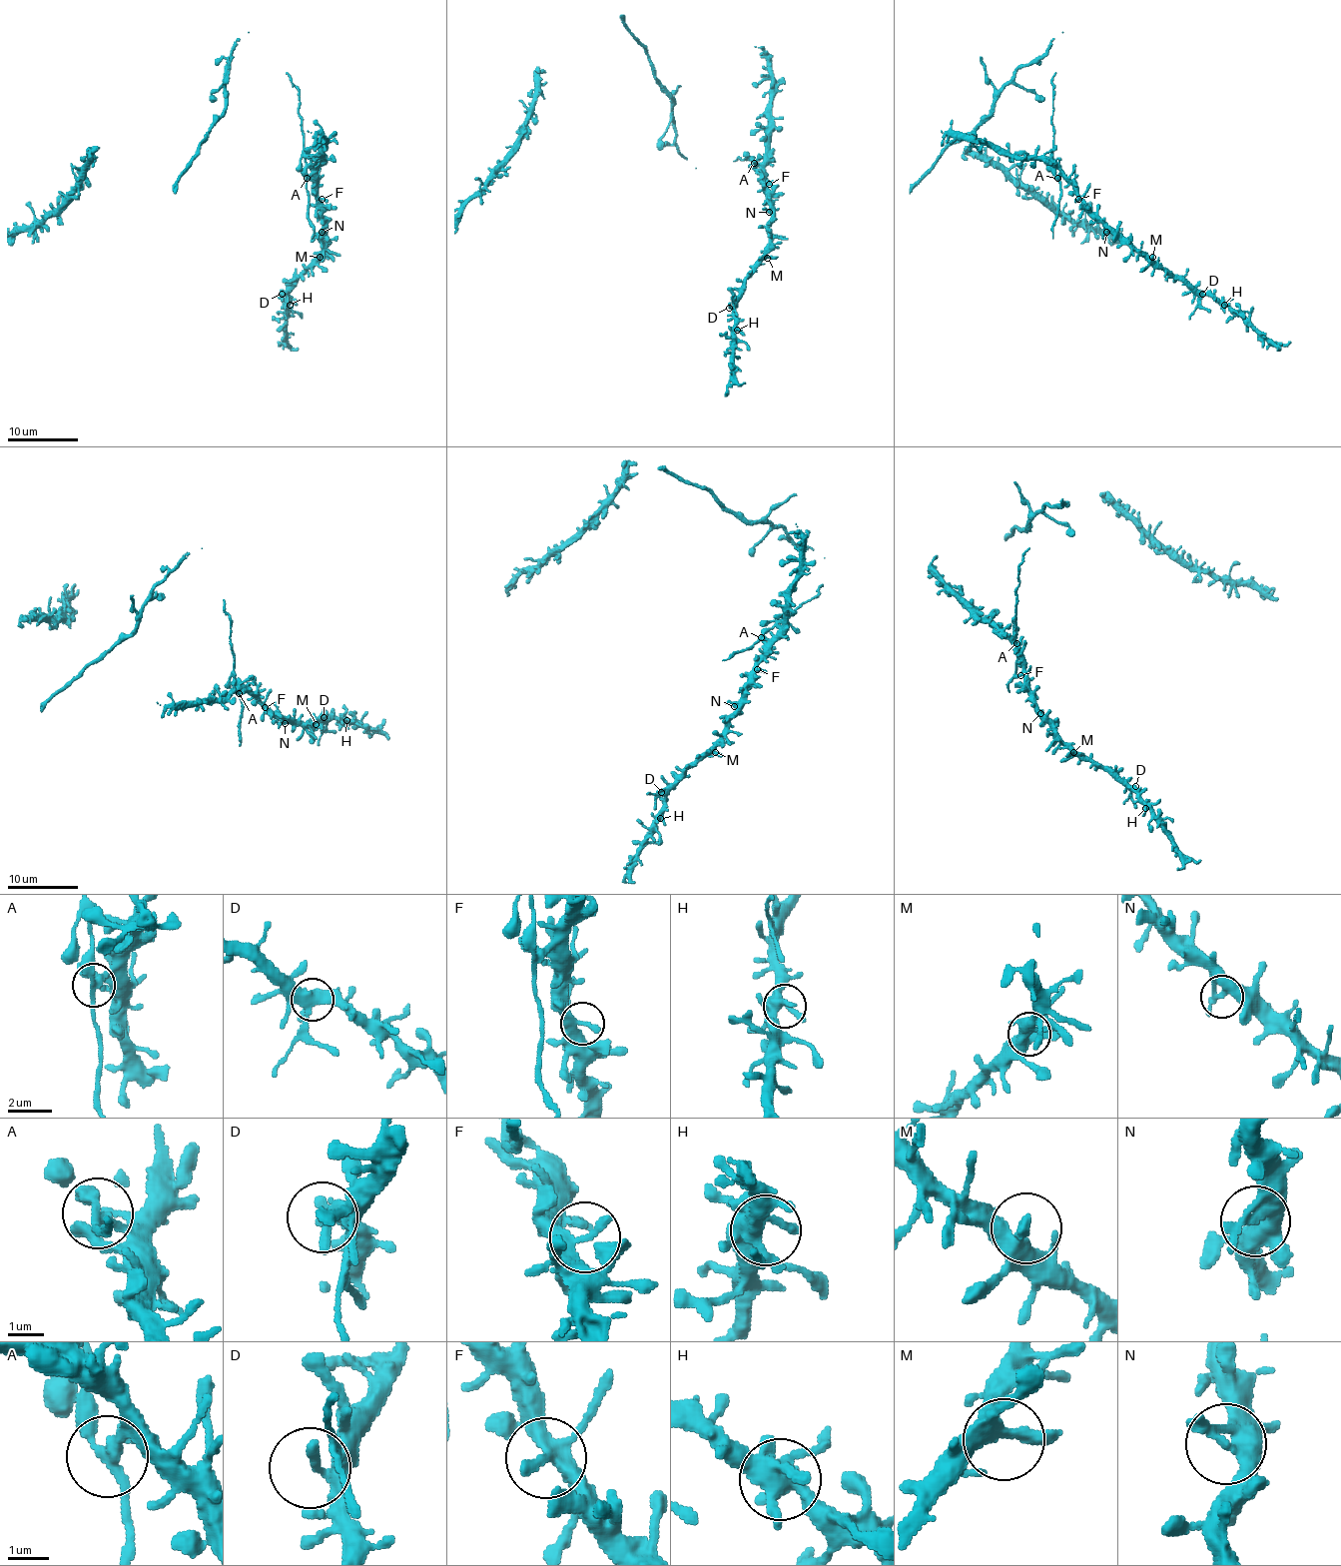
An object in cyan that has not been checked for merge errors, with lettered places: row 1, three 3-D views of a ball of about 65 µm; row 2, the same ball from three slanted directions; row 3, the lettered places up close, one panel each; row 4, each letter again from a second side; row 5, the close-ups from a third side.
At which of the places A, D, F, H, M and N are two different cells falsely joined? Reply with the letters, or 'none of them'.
A

